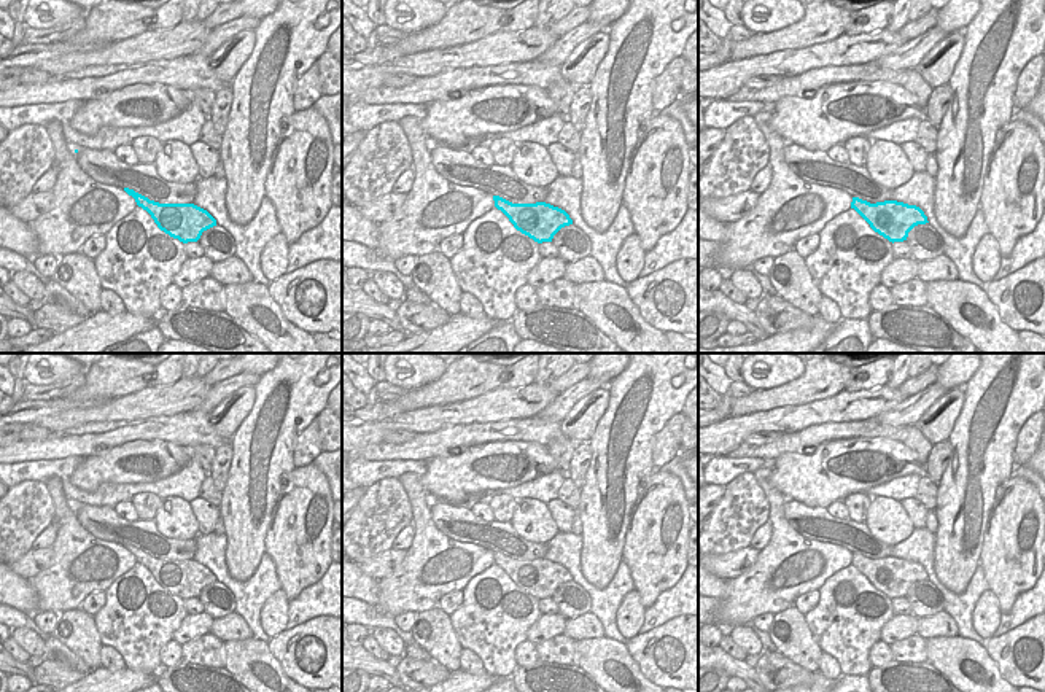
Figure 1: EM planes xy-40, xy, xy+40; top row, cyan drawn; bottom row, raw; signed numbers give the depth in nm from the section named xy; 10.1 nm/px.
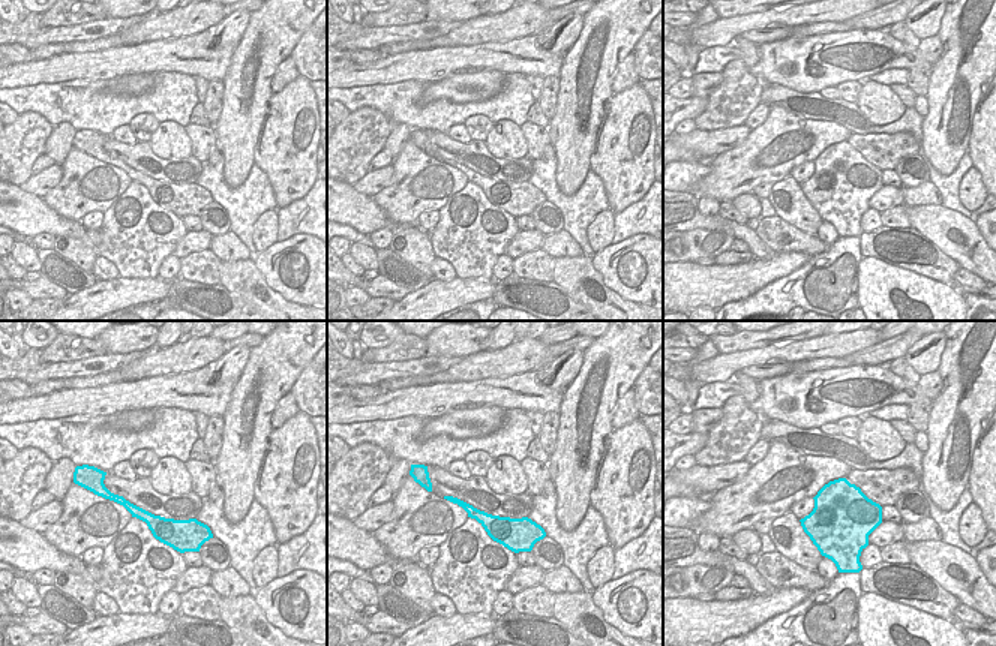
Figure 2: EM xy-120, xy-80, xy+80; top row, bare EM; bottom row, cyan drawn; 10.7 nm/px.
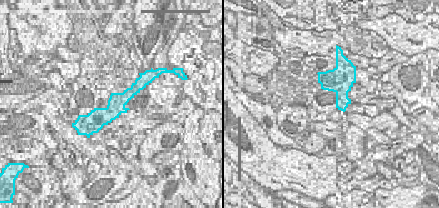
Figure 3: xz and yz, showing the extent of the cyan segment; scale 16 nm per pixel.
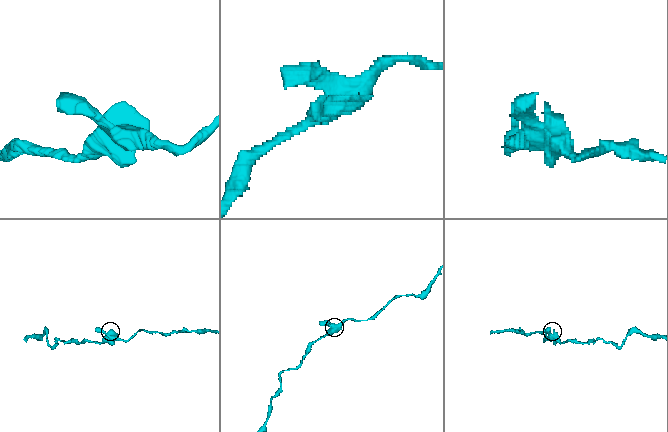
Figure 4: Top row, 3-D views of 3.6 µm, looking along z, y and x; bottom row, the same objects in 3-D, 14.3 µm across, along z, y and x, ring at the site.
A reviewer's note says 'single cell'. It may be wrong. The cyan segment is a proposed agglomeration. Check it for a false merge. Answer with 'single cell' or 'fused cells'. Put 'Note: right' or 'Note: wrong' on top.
Note: wrong
fused cells

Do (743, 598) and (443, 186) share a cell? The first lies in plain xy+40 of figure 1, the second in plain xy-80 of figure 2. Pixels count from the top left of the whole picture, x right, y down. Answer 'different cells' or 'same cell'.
same cell

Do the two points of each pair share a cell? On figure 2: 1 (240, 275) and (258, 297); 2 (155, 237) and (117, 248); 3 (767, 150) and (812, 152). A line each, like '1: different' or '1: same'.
1: same
2: same
3: different

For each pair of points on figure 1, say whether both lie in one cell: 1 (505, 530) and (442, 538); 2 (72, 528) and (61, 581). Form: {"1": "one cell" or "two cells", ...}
{"1": "two cells", "2": "one cell"}

